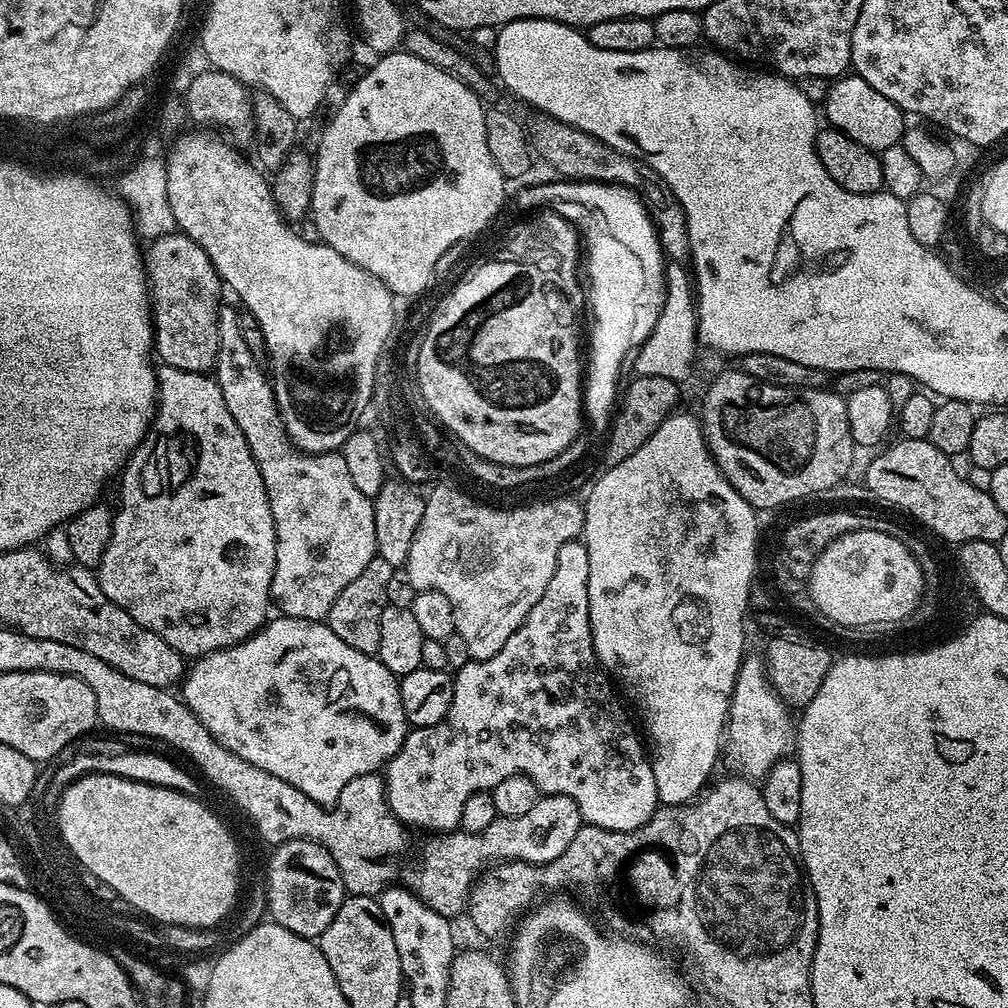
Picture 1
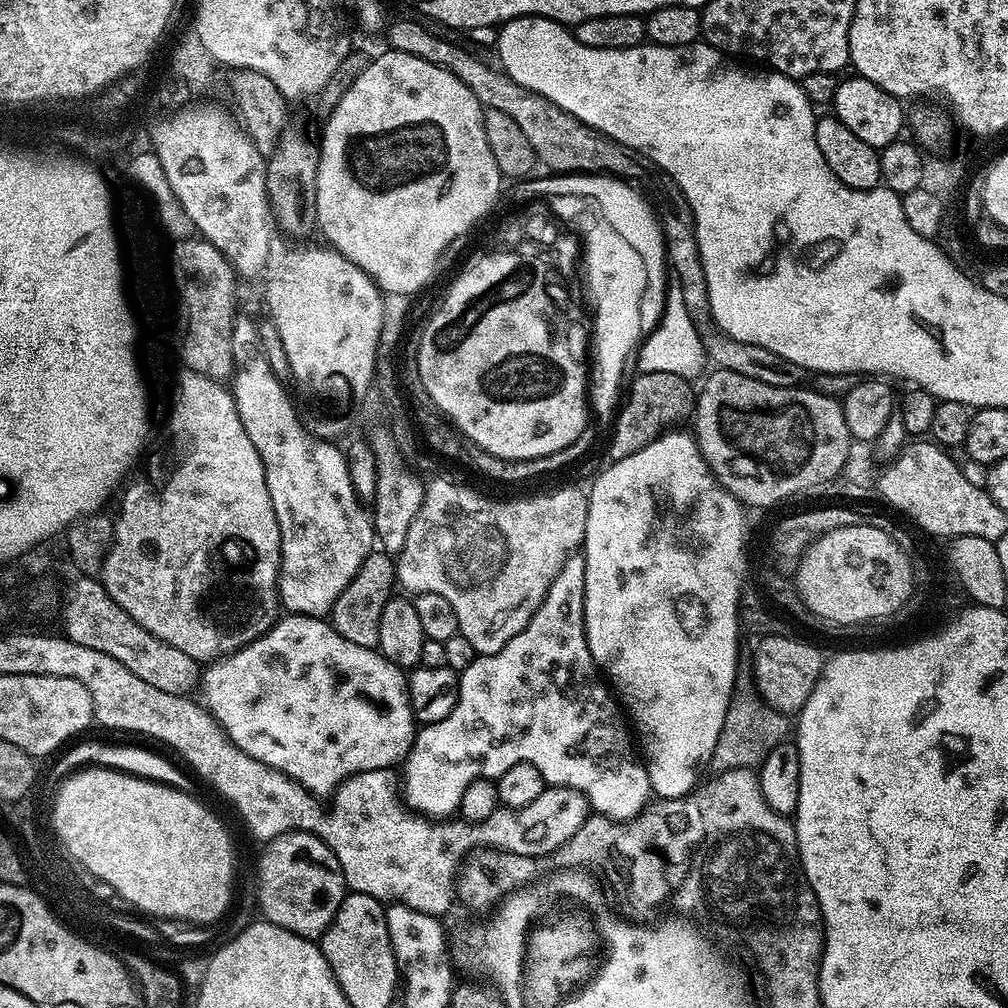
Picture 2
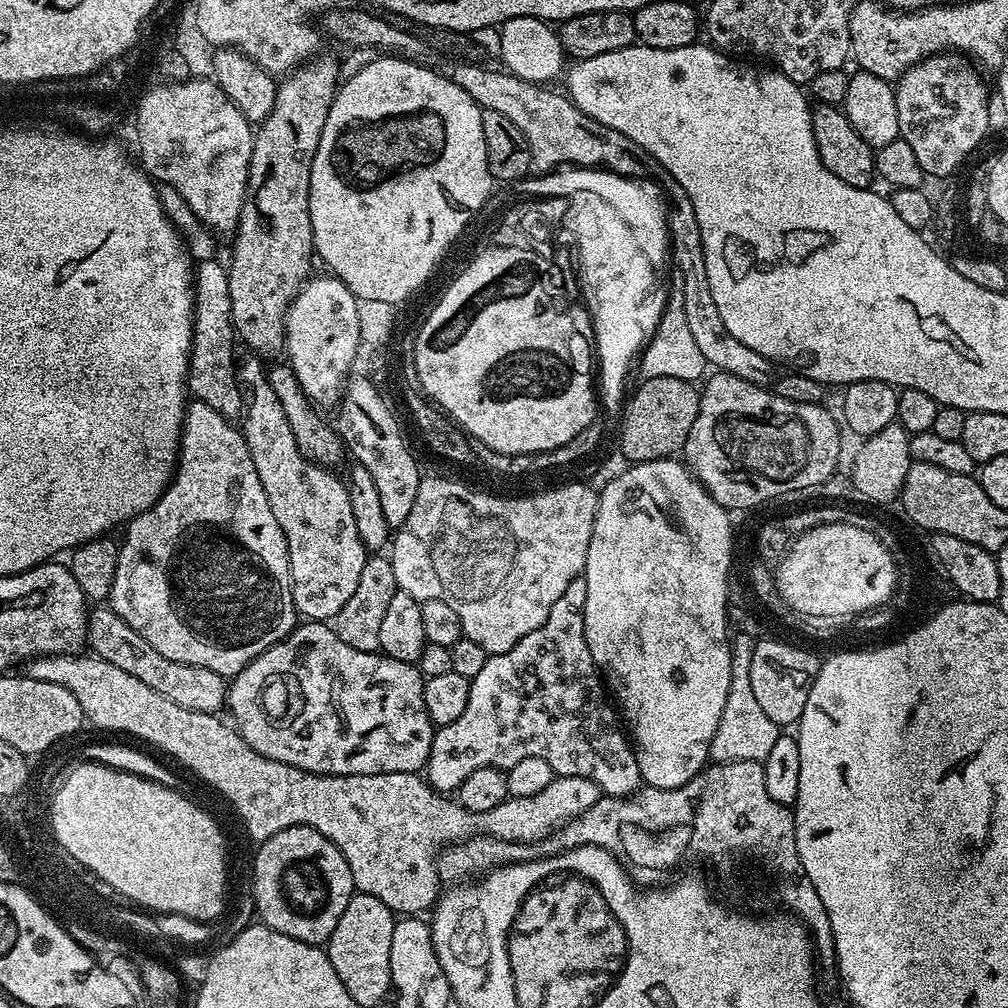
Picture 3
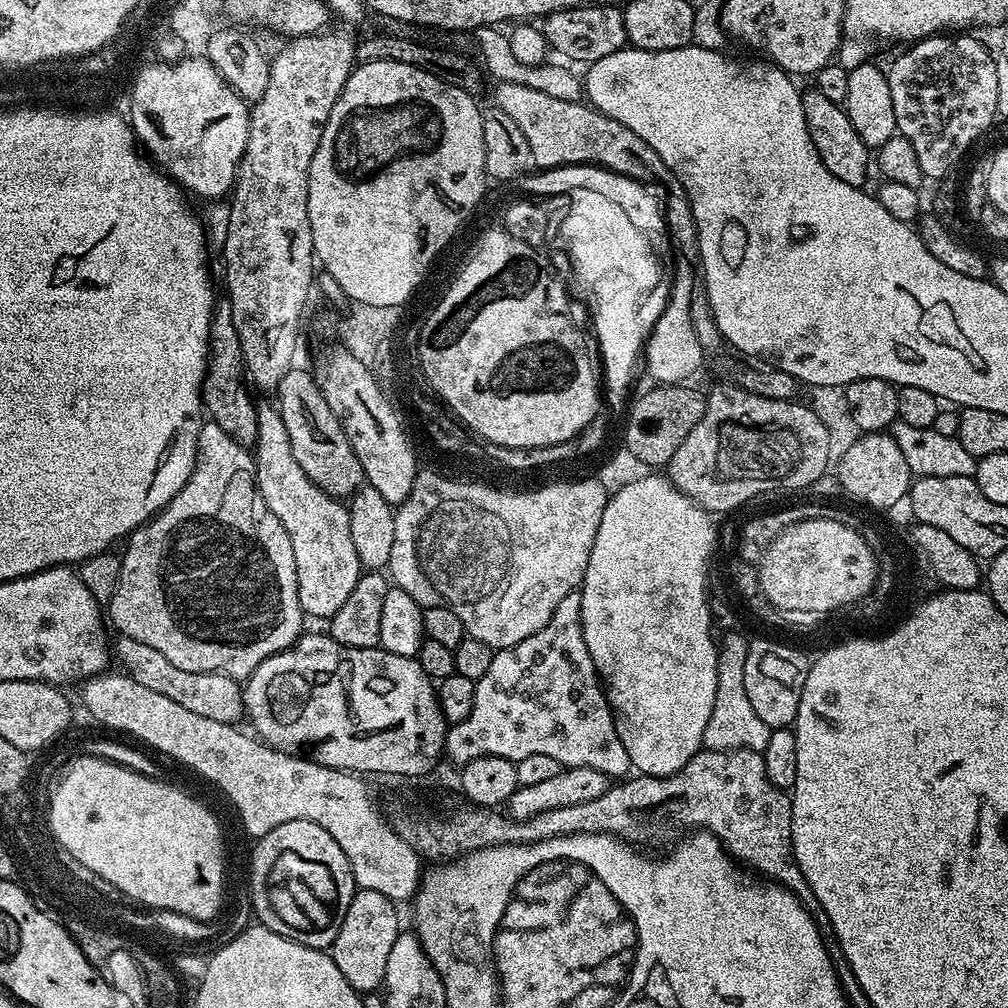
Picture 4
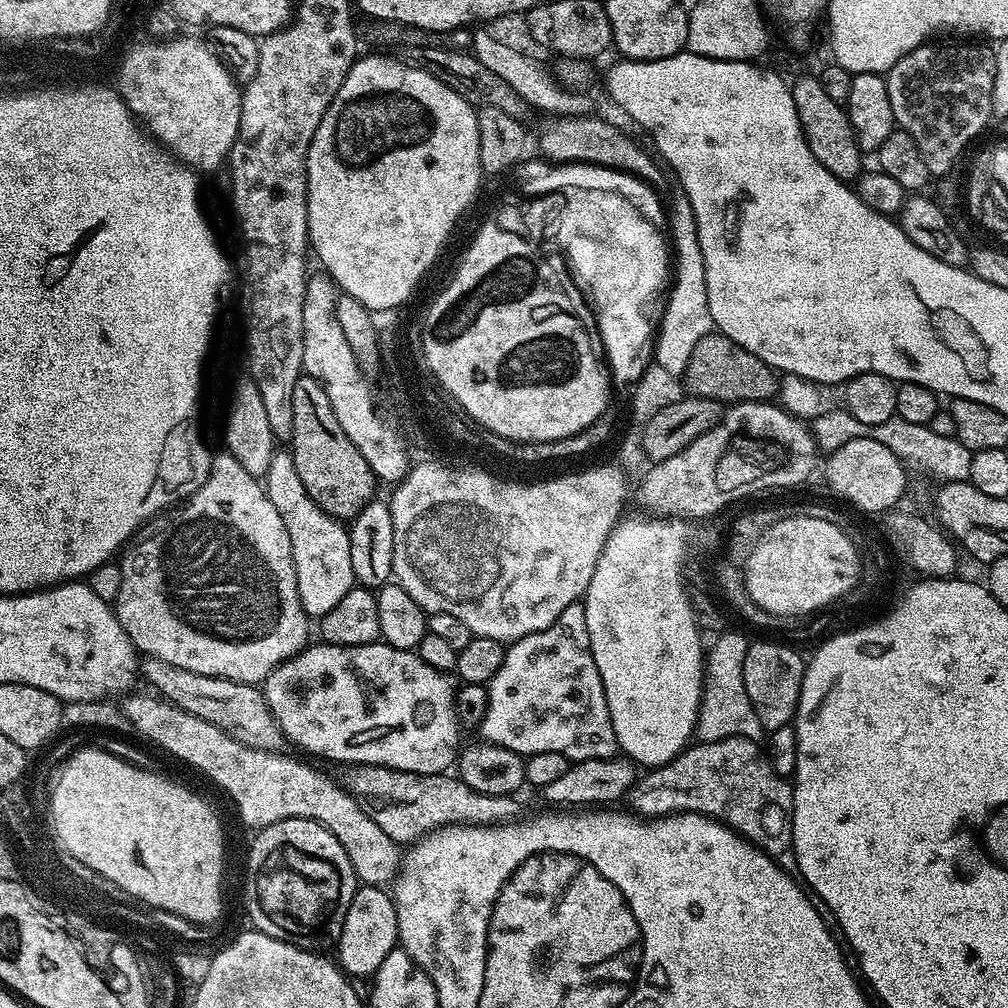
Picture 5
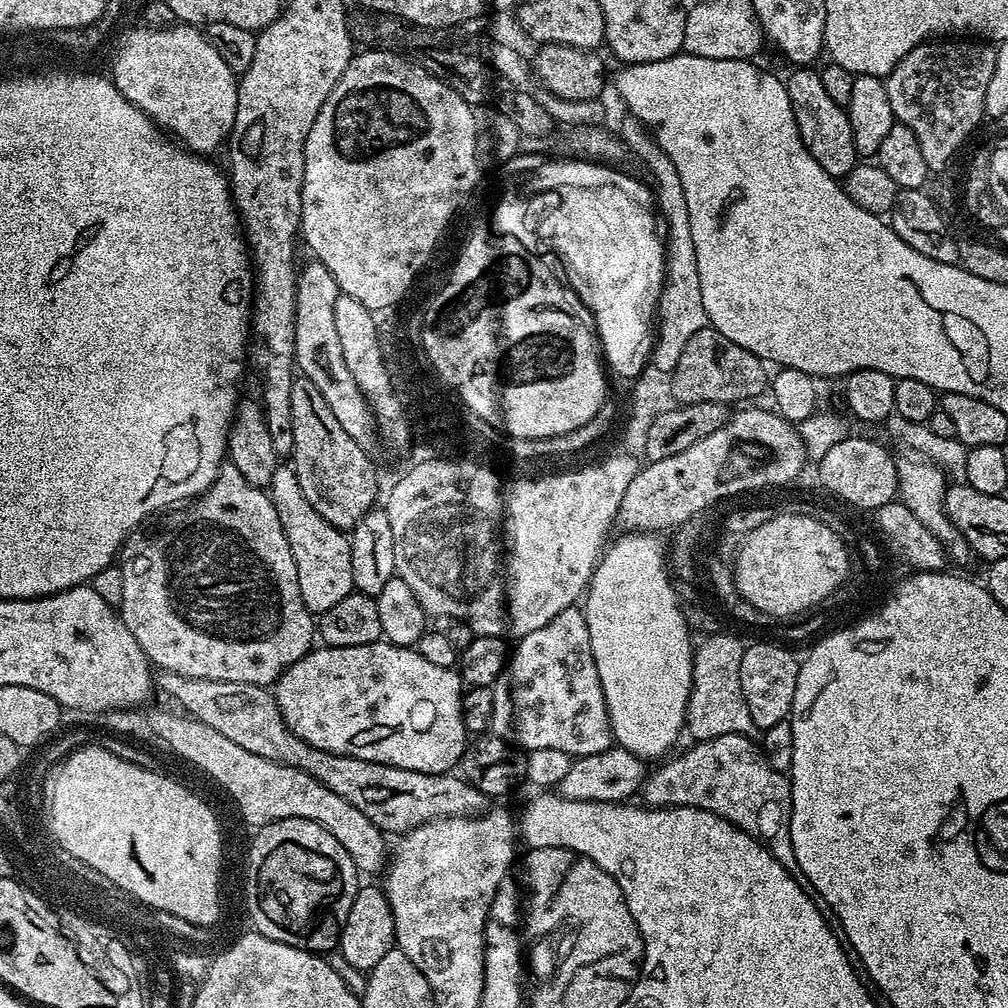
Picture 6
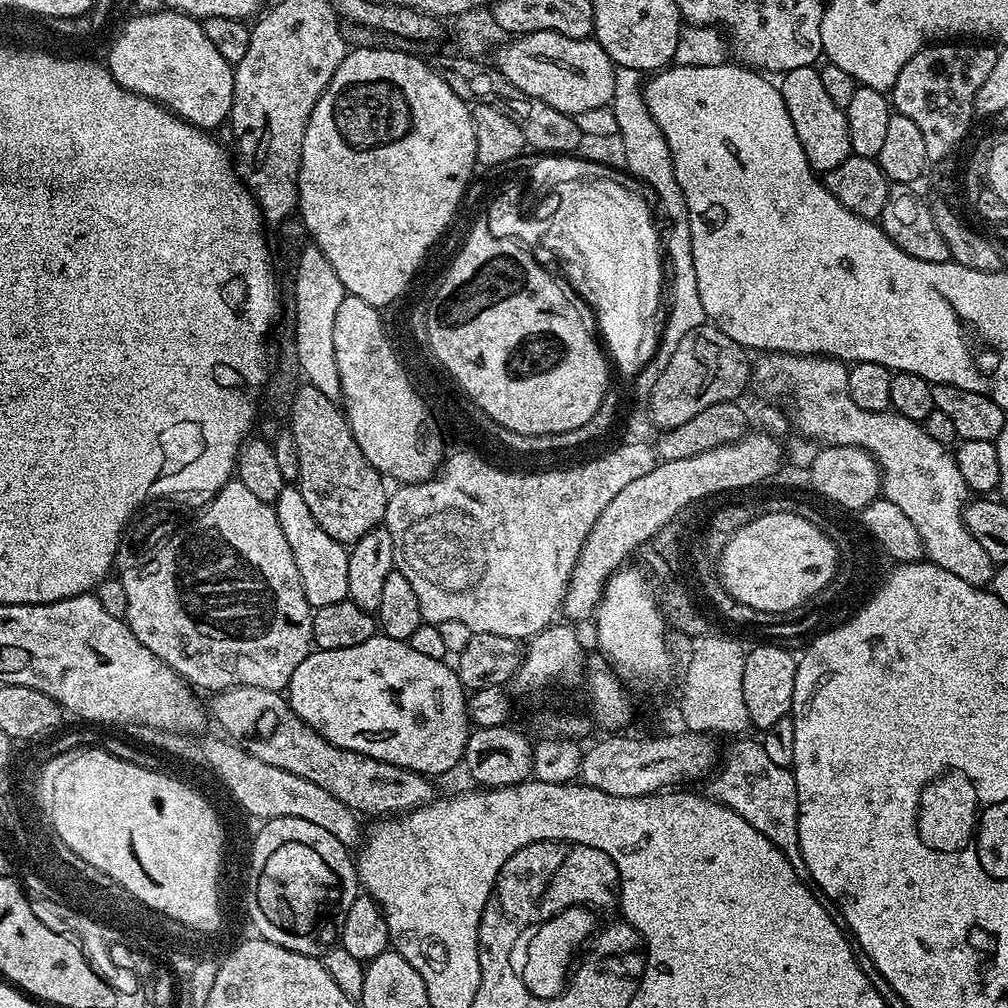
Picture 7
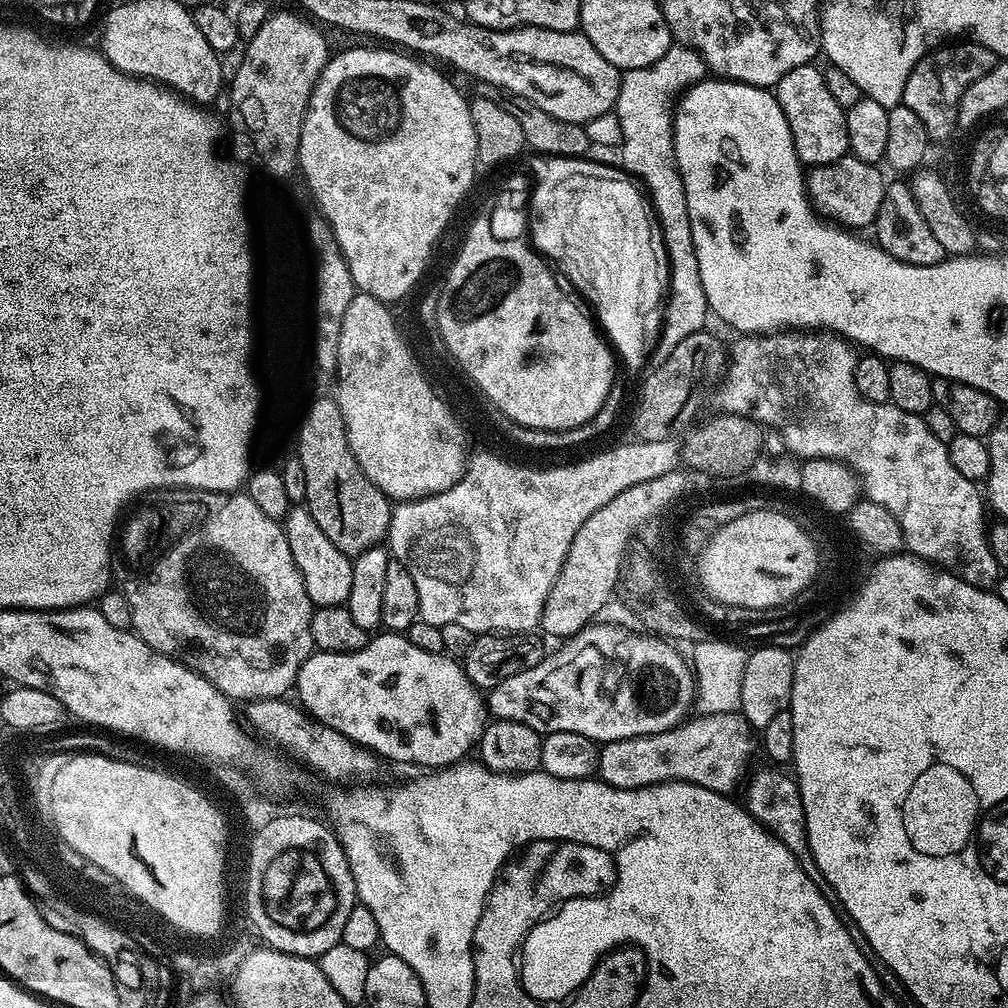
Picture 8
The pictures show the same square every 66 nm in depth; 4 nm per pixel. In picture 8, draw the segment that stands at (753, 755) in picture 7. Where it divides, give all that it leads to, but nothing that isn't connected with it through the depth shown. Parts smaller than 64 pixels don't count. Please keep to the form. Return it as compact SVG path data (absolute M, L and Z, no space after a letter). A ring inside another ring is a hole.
M775 767L760 768L752 777L749 775L748 789L744 792L743 807L755 818L756 822L762 827L767 828L769 832L774 833L798 858L800 869L806 873L811 880L819 881L821 879L818 866L808 849L808 835L806 834L806 818L804 817L804 807L800 797L800 787L796 785L795 779L788 776L787 771L777 770Z

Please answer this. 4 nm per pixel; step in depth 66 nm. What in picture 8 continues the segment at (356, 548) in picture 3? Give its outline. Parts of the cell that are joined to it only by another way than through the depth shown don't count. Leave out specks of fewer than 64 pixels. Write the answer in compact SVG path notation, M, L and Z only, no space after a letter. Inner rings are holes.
M289 507L287 516L282 521L286 534L286 542L290 542L290 554L294 554L294 562L302 574L302 582L306 582L306 594L316 608L326 606L347 605L350 594L350 574L352 560L322 534L318 522L309 514L307 507Z

